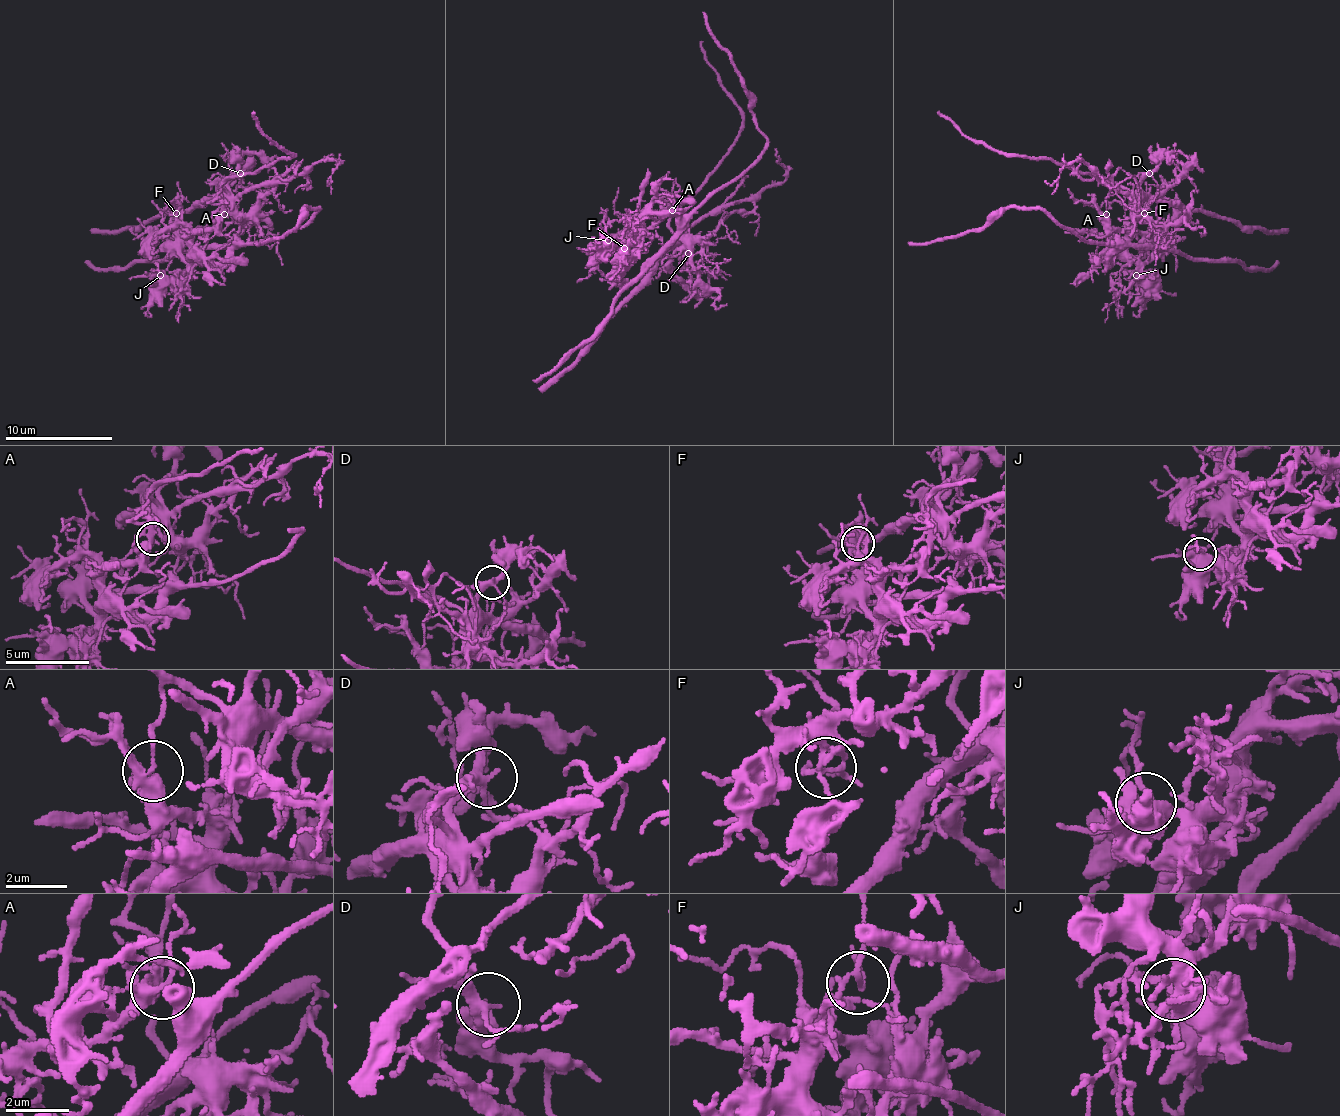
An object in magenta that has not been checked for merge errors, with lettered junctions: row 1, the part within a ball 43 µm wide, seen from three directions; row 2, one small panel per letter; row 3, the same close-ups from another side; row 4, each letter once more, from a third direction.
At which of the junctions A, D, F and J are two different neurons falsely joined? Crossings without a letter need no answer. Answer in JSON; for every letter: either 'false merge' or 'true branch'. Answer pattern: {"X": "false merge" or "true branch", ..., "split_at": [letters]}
{"A": "false merge", "D": "true branch", "F": "true branch", "J": "true branch", "split_at": ["A"]}

